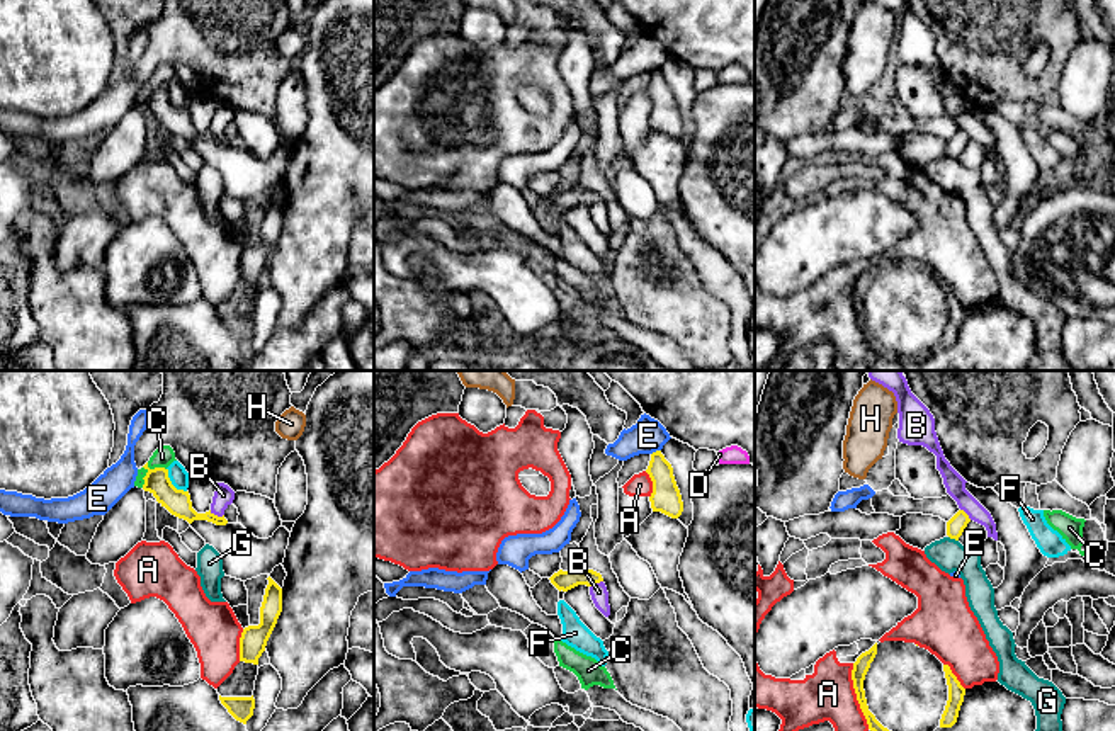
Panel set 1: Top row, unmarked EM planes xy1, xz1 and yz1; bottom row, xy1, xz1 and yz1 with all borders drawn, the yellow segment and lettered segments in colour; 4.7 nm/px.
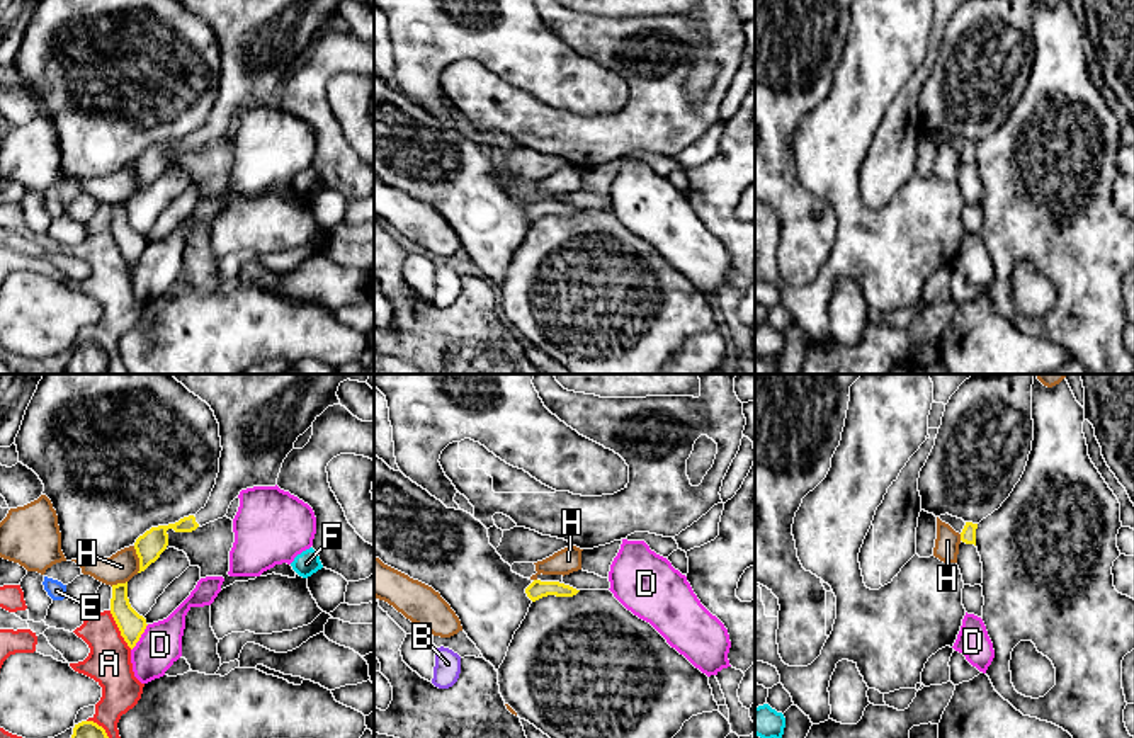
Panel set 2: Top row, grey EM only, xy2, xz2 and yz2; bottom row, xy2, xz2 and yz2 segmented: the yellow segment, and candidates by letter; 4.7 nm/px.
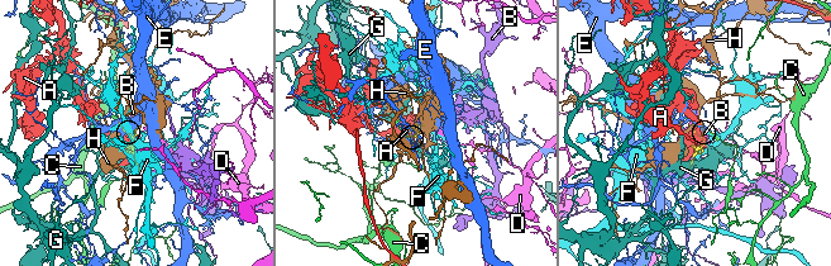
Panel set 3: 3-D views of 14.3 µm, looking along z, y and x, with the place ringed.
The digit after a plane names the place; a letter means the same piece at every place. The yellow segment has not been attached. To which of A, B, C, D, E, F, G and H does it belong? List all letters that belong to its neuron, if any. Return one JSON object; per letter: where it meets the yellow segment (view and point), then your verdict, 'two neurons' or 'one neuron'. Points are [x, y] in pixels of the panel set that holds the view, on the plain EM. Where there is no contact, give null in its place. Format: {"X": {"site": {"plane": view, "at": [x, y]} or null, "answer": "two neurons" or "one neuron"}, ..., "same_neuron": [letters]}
{"A": {"site": {"plane": "yz1", "at": [857, 315]}, "answer": "two neurons"}, "B": {"site": {"plane": "xy1", "at": [216, 135]}, "answer": "two neurons"}, "C": {"site": {"plane": "xy1", "at": [148, 90]}, "answer": "two neurons"}, "D": {"site": {"plane": "xy2", "at": [140, 255]}, "answer": "two neurons"}, "E": {"site": {"plane": "xz1", "at": [656, 70]}, "answer": "two neurons"}, "F": {"site": {"plane": "xy1", "at": [170, 102]}, "answer": "two neurons"}, "G": {"site": {"plane": "yz1", "at": [954, 157]}, "answer": "two neurons"}, "H": {"site": {"plane": "xy2", "at": [140, 179]}, "answer": "two neurons"}, "same_neuron": []}

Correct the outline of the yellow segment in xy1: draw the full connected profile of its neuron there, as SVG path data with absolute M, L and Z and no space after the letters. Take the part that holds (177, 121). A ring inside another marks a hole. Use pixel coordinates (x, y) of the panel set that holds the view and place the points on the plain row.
M148 82L143 85L148 92L143 97L144 104L143 109L150 110L156 121L165 126L172 134L187 139L192 143L194 139L207 139L216 144L226 144L228 139L223 136L214 134L211 129L206 133L197 133L192 128L190 114L189 110L177 109L170 97L168 88L165 87L155 87L150 88Z

